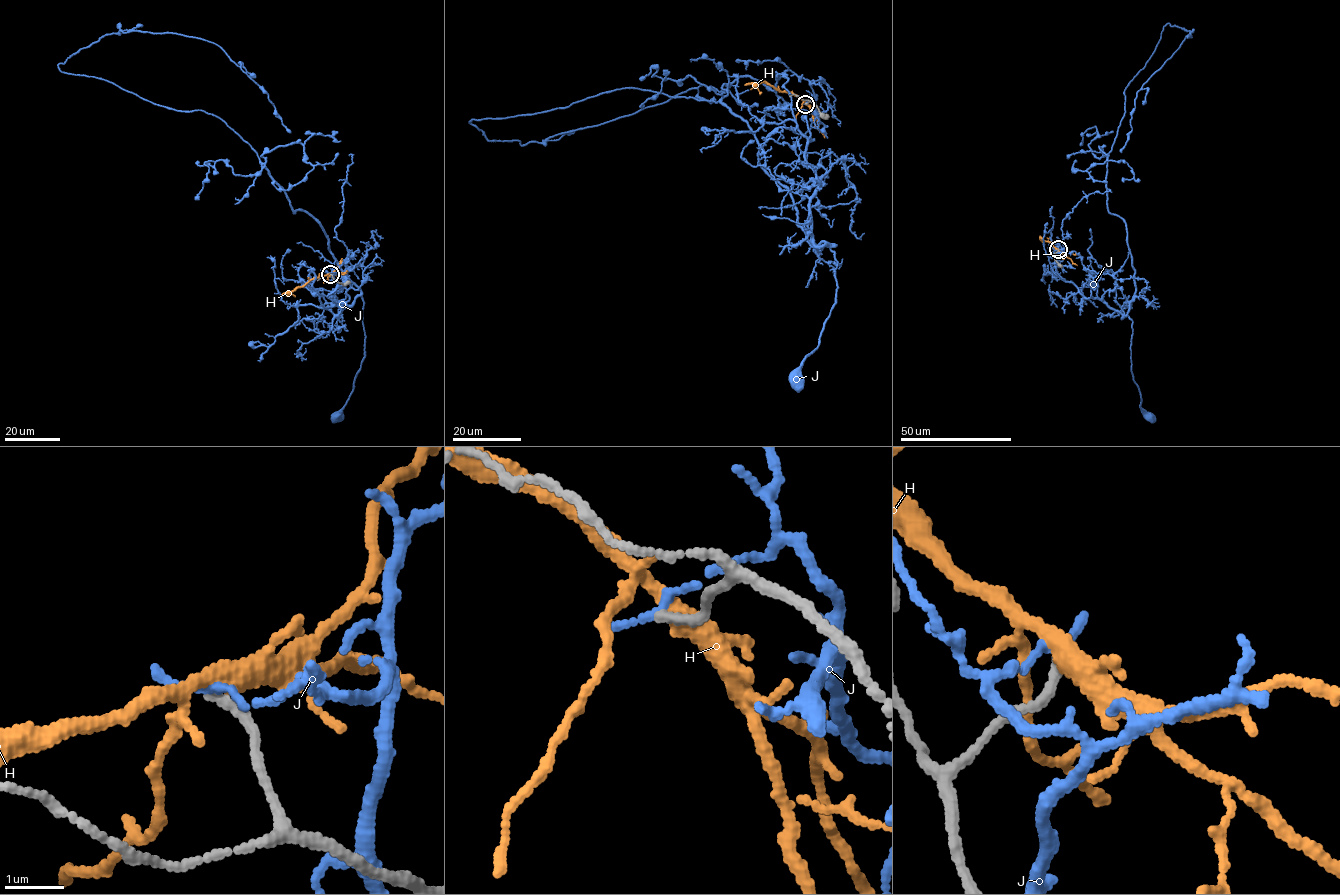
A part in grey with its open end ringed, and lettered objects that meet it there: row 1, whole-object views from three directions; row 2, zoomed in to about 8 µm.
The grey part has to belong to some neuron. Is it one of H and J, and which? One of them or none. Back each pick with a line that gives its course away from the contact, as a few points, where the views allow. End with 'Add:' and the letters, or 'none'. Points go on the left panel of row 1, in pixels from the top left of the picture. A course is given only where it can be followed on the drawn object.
Add: none

